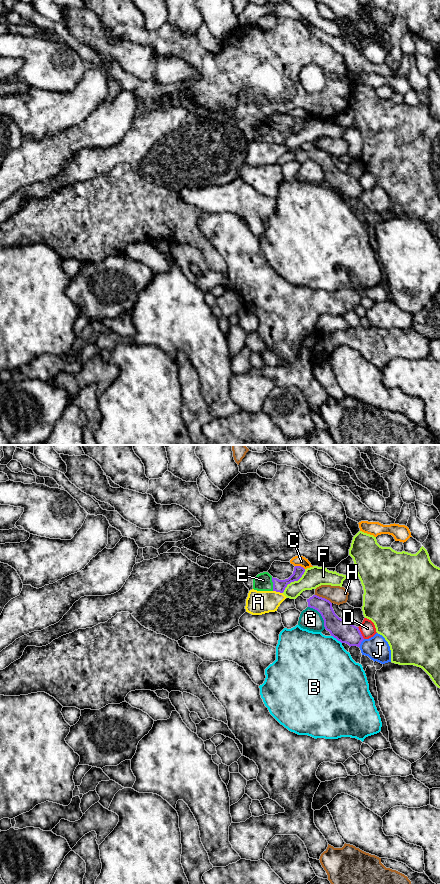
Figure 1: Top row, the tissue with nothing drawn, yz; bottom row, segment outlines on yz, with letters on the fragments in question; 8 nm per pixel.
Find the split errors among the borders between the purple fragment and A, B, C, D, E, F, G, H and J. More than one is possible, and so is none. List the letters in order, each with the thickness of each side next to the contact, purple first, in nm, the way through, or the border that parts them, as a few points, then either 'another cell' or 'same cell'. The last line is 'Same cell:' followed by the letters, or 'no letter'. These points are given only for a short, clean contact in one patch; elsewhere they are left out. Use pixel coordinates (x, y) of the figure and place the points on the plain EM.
A: calibres 100 and 190 nm; another cell
B: calibres 170 and 480 nm; another cell
C: calibres 100 and 80 nm; border yz (295, 117), (300, 117), (304, 121); another cell
D: calibres 170 and 120 nm; another cell
E: calibres 100 and 140 nm; way yz (278, 137), (273, 136), (262, 134); same cell
F: calibres 100 and 170 nm; another cell
G: calibres 170 and 170 nm; another cell
H: calibres 150 and 150 nm; border yz (315, 146), (326, 150), (331, 155); another cell
J: calibres 170 and 190 nm; another cell
Same cell: E

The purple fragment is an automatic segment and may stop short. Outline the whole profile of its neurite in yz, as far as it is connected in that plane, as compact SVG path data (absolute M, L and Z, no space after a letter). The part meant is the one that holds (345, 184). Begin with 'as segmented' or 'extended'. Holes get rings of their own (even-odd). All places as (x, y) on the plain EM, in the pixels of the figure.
as segmented; M313 147L307 151L308 159L317 162L323 172L324 179L330 184L331 188L336 190L341 195L346 195L350 199L360 199L361 194L364 192L358 179L354 178L347 172L339 170L333 160L332 155L322 149Z

